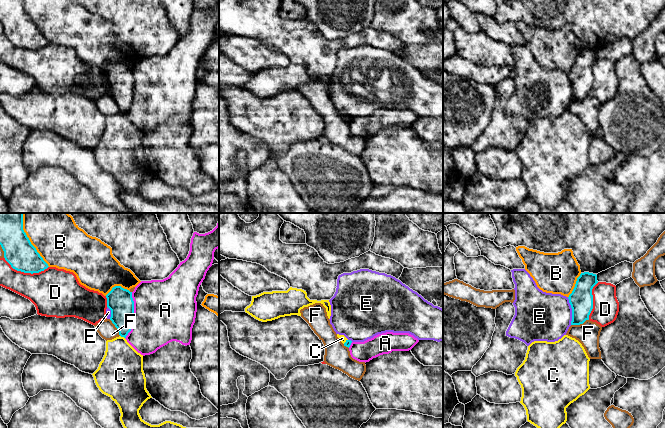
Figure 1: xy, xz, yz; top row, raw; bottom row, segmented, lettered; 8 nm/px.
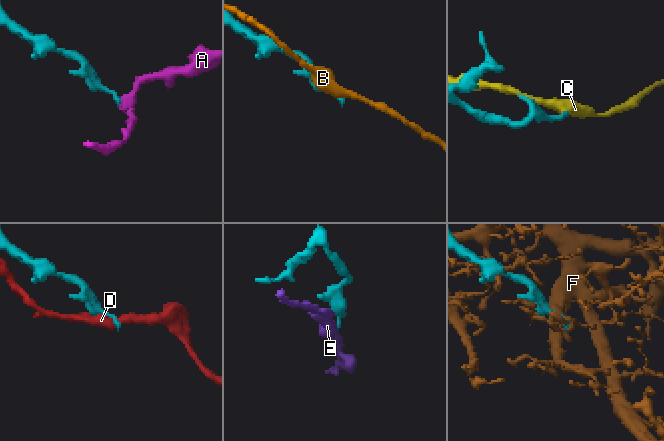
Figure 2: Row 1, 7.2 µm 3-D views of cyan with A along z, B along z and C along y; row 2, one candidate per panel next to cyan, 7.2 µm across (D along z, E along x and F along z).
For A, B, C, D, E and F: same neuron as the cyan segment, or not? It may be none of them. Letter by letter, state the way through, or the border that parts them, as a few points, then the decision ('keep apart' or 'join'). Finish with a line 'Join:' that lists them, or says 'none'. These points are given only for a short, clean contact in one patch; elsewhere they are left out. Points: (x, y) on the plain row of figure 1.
A: along xy (132, 68), (133, 100), (125, 114) | keep apart
B: keep apart
C: along xy (120, 111), (124, 114) | keep apart
D: keep apart
E: keep apart
F: keep apart
Join: none

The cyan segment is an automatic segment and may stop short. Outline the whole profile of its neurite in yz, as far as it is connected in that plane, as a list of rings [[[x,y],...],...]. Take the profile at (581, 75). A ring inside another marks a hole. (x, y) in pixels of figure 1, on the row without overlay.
[[[584,48],[577,54],[575,63],[568,73],[572,84],[571,101],[580,101],[589,96],[593,85],[592,65],[597,59],[597,51],[593,49]]]

